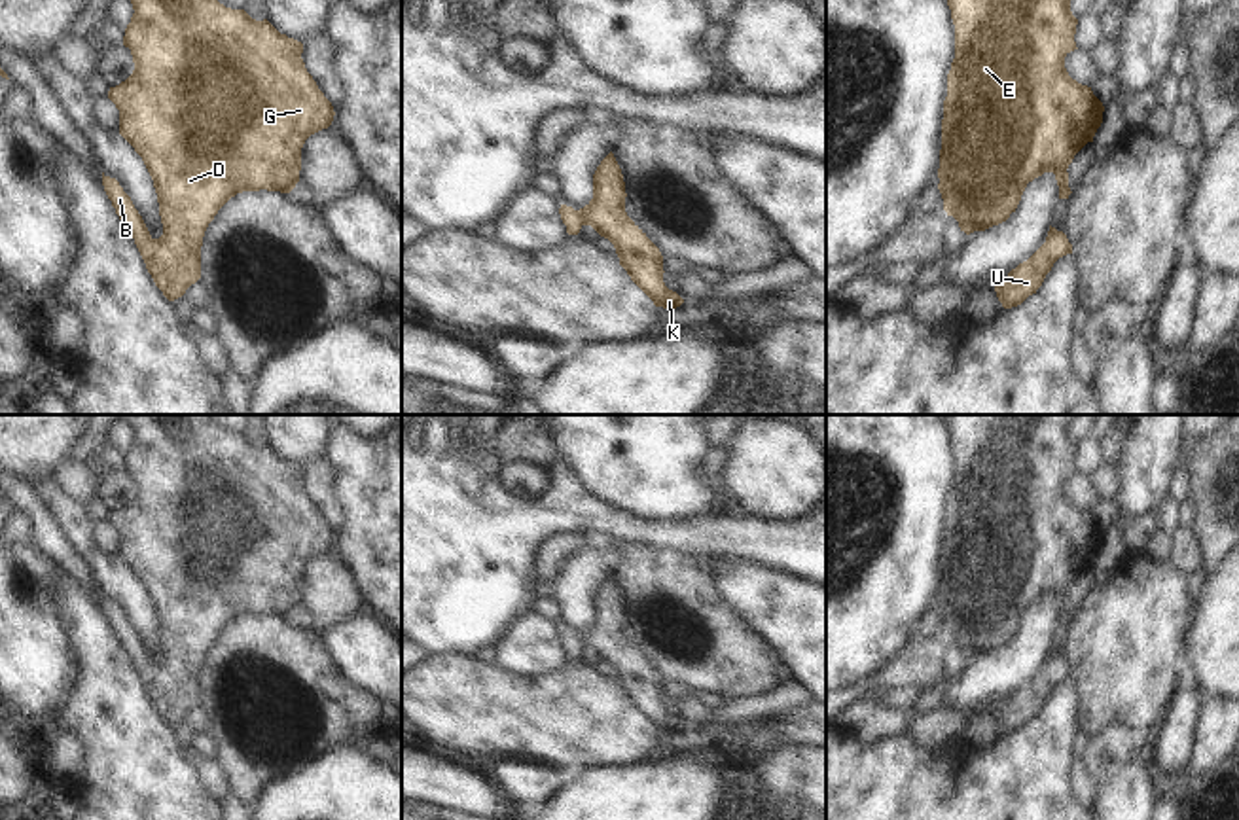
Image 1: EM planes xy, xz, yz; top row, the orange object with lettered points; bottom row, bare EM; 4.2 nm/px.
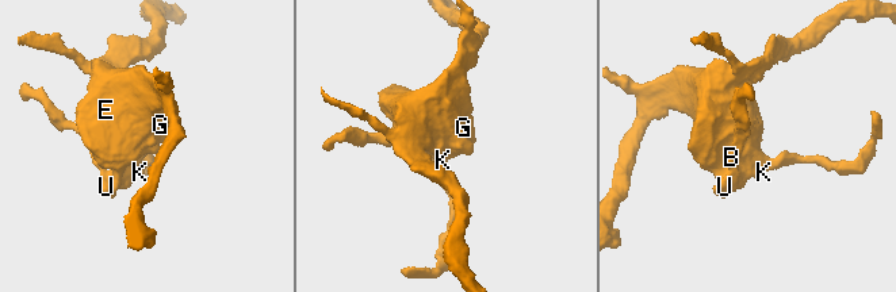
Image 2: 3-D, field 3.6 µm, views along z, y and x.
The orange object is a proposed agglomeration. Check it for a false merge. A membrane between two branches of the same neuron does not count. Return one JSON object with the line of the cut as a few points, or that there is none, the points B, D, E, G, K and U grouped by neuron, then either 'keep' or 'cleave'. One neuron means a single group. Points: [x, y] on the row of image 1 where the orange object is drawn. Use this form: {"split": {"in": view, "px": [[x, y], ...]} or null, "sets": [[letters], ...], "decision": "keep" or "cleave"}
{"split": null, "sets": [["B", "D", "E", "G", "K", "U"]], "decision": "keep"}

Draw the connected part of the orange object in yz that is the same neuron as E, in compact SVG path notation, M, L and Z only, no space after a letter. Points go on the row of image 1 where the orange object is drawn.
M947 0L955 59L943 100L938 189L943 210L966 235L998 225L1015 212L1029 182L1053 172L1068 199L1068 165L1093 142L1103 102L1072 80L1065 57L1078 49L1070 0Z

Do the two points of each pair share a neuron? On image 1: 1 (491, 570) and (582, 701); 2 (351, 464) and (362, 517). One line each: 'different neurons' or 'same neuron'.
1: different neurons
2: same neuron

